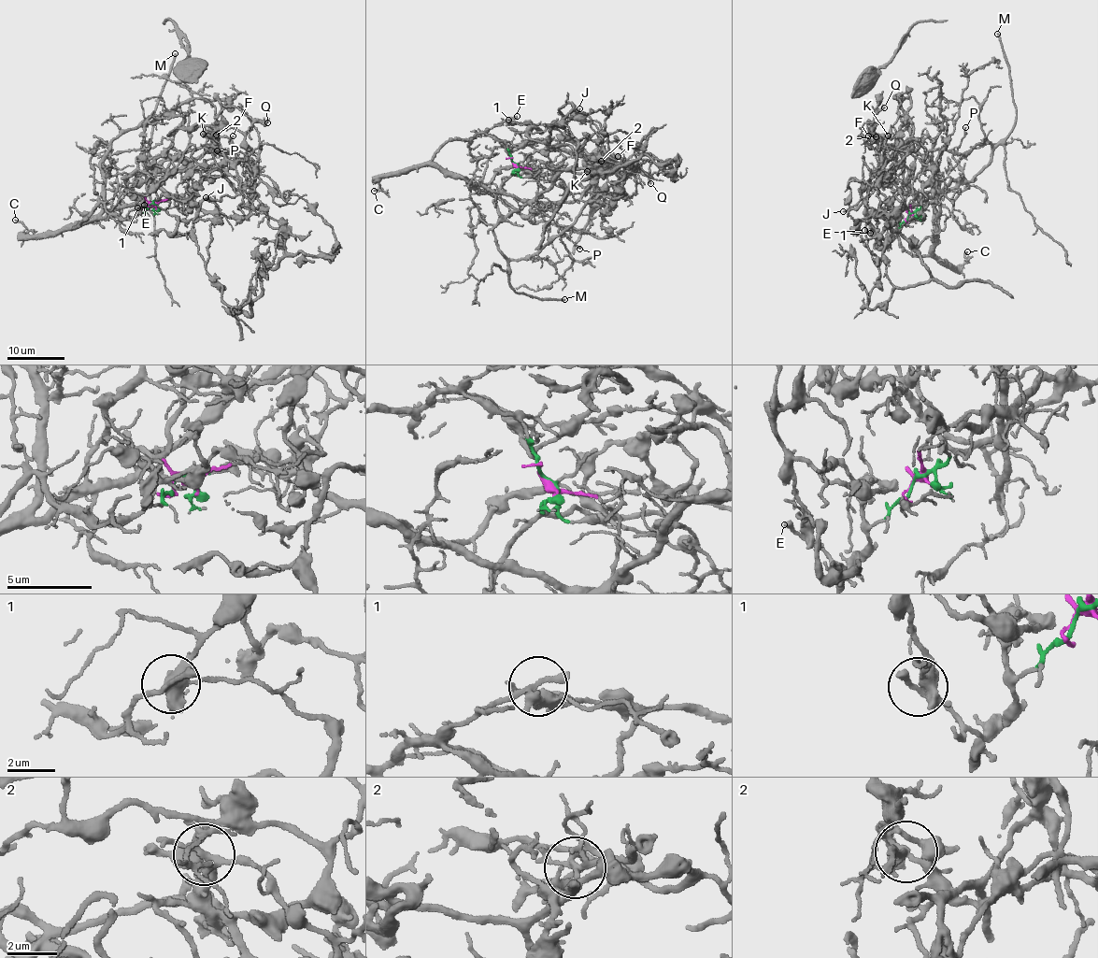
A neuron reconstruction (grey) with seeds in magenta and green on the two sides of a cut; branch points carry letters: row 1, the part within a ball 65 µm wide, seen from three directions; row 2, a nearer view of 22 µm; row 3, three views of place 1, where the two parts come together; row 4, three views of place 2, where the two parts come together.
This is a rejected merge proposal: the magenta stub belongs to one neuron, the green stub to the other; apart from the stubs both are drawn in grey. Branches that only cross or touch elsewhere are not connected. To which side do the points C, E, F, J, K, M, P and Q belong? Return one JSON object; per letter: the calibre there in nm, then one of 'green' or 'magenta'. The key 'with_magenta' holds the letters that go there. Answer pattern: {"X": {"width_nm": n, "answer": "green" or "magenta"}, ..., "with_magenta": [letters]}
{"C": {"width_nm": 200, "answer": "green"}, "E": {"width_nm": 280, "answer": "green"}, "F": {"width_nm": 120, "answer": "magenta"}, "J": {"width_nm": 160, "answer": "magenta"}, "K": {"width_nm": 240, "answer": "magenta"}, "M": {"width_nm": 240, "answer": "magenta"}, "P": {"width_nm": 80, "answer": "magenta"}, "Q": {"width_nm": 150, "answer": "magenta"}, "with_magenta": ["F", "J", "K", "M", "P", "Q"]}

